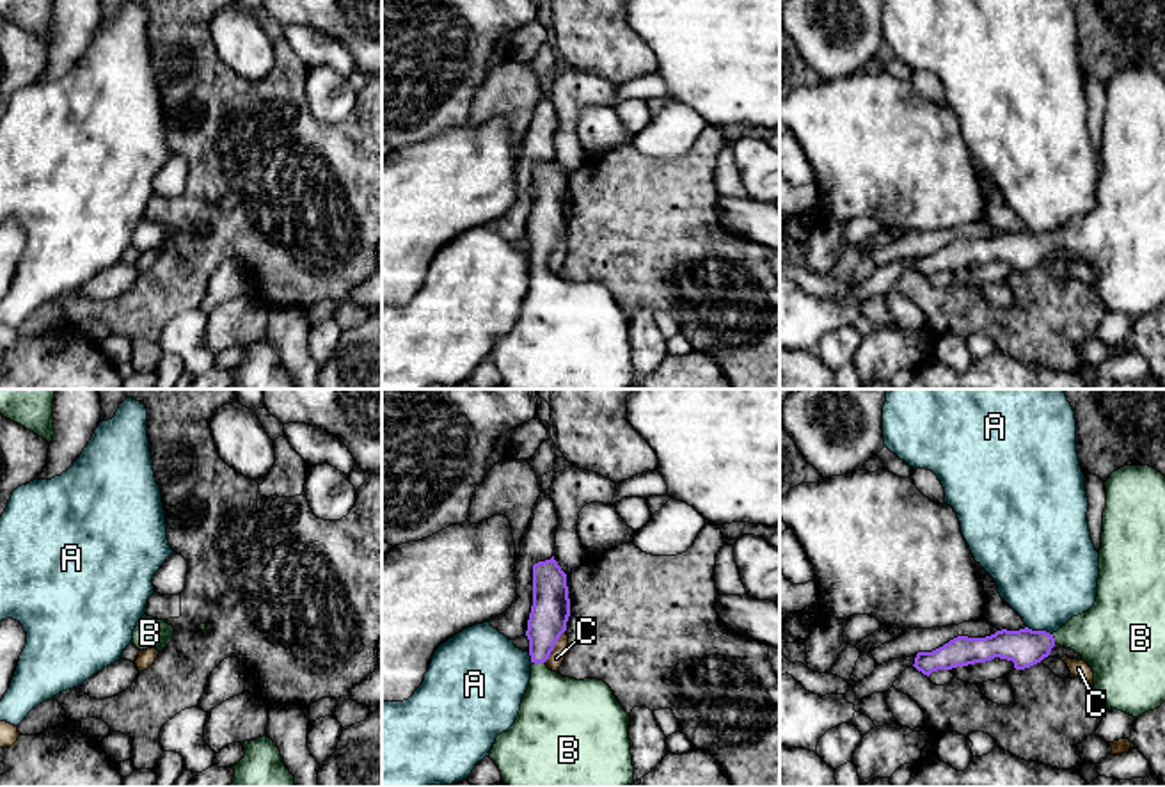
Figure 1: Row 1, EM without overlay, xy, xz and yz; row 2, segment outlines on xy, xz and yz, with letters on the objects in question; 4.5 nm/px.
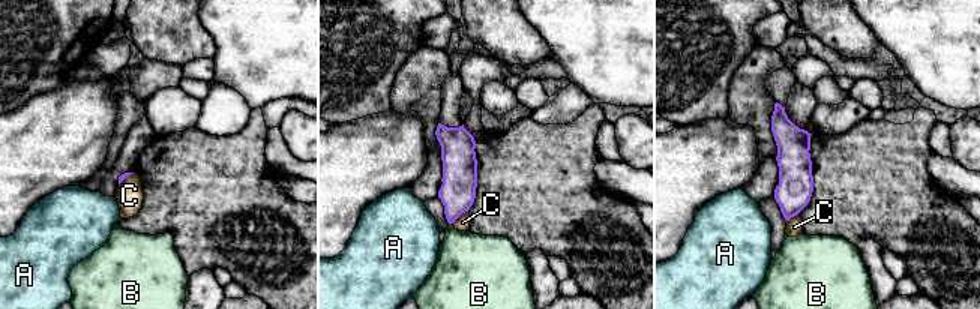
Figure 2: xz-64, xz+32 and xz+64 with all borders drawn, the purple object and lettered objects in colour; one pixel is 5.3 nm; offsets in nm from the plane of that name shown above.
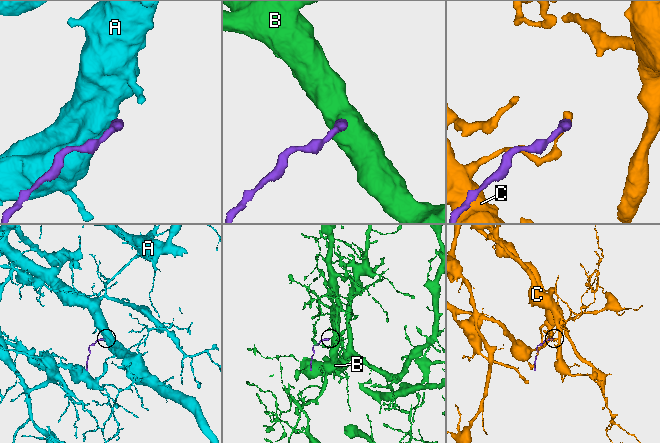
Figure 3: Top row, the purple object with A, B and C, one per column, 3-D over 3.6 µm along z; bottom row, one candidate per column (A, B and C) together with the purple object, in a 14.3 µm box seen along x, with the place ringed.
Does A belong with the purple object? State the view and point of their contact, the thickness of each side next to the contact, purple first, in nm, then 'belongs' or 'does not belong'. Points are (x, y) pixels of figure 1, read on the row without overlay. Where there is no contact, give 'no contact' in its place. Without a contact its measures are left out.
yz (1039, 233) | 170/420 nm | does not belong

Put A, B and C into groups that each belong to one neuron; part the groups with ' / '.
A / B / C

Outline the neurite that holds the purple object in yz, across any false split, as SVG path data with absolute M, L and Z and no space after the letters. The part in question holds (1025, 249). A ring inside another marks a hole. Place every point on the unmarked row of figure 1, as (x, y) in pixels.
M1124 68L1110 76L1105 91L1098 199L1089 213L1073 219L1053 236L1025 229L1019 233L1002 231L986 240L957 238L932 254L918 254L913 268L929 279L938 272L1000 259L1012 263L1016 272L1025 272L1041 265L1055 247L1060 247L1080 256L1092 270L1094 295L1108 313L1117 311L1138 320L1158 311L1165 304L1165 78L1149 68Z

